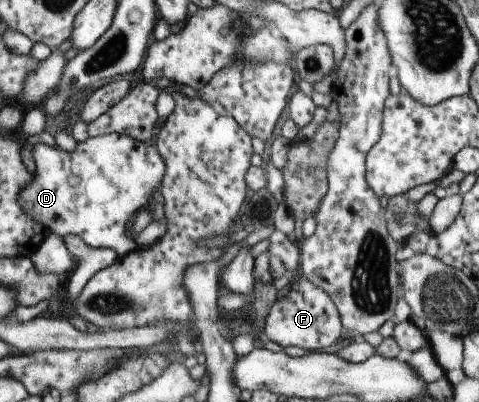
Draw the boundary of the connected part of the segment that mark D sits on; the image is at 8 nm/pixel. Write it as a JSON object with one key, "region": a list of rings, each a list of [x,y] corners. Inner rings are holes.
{"region":[[[111,133],[87,137],[82,143],[76,143],[75,150],[71,153],[62,151],[59,147],[51,148],[39,143],[35,145],[32,157],[34,173],[31,174],[30,185],[21,191],[18,202],[24,212],[29,214],[34,222],[38,222],[47,234],[56,234],[63,239],[65,235],[75,235],[85,241],[88,247],[109,247],[121,258],[135,249],[135,243],[125,235],[125,223],[133,213],[147,205],[153,191],[160,188],[164,175],[164,164],[153,144],[141,144],[128,136]]]}

